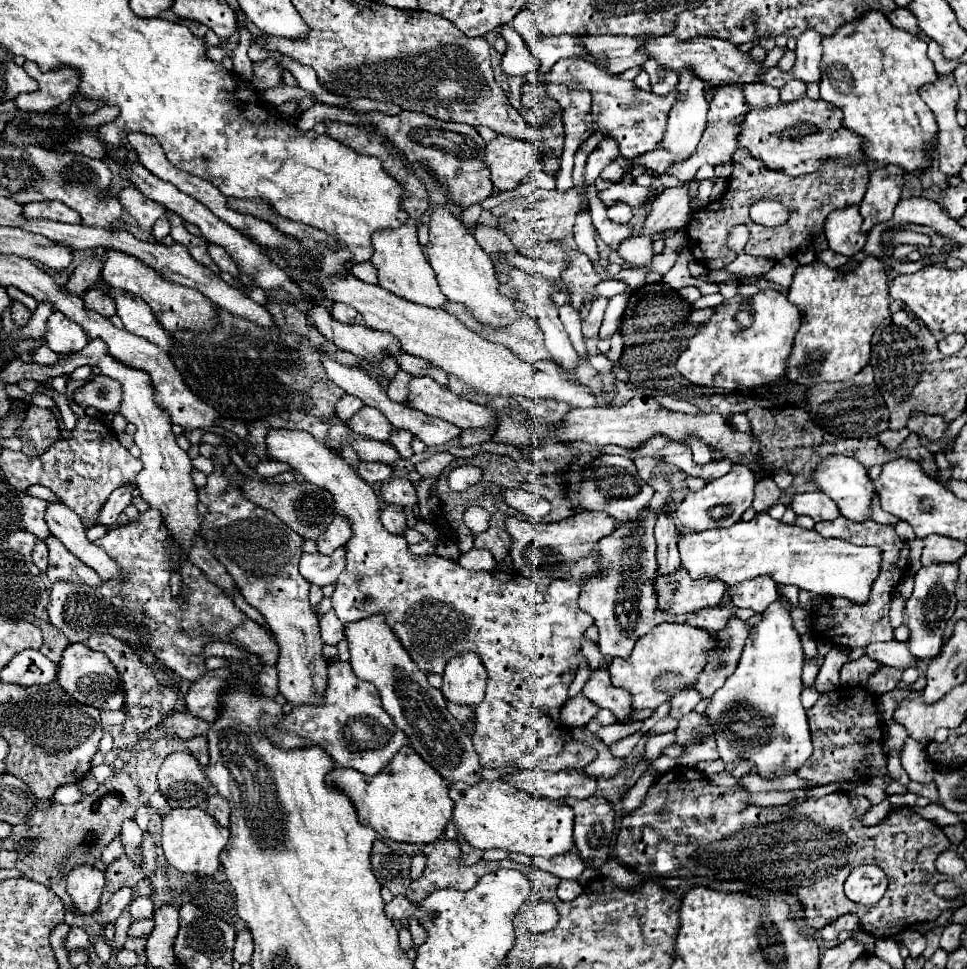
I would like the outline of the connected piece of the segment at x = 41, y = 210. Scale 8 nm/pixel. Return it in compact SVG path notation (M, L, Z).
M32 202L24 206L22 212L24 218L42 218L42 220L56 220L56 222L68 222L68 224L80 224L78 212L70 210L68 206L60 202Z

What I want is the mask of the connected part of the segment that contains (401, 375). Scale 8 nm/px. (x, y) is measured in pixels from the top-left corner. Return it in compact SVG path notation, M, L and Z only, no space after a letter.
M399 370L395 378L391 381L386 390L388 397L395 402L403 403L408 395L408 384L412 379L412 375Z

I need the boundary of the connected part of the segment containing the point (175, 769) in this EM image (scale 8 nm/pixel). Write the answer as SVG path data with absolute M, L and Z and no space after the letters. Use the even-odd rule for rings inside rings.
M190 752L166 756L158 770L158 784L170 808L202 808L210 788L210 782L202 774L202 766Z

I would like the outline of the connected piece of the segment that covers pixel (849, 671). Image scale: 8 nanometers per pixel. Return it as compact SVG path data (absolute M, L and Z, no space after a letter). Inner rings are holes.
M866 656L854 660L854 662L846 662L840 670L840 682L842 686L866 686L868 676L880 668L880 662L874 662Z

